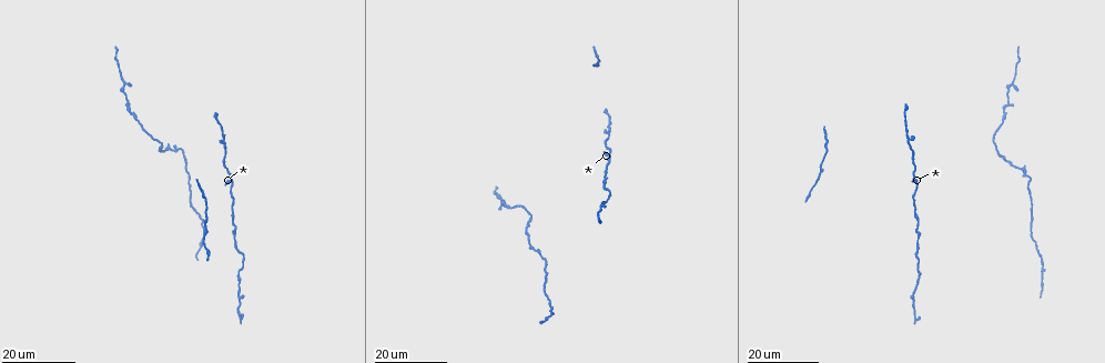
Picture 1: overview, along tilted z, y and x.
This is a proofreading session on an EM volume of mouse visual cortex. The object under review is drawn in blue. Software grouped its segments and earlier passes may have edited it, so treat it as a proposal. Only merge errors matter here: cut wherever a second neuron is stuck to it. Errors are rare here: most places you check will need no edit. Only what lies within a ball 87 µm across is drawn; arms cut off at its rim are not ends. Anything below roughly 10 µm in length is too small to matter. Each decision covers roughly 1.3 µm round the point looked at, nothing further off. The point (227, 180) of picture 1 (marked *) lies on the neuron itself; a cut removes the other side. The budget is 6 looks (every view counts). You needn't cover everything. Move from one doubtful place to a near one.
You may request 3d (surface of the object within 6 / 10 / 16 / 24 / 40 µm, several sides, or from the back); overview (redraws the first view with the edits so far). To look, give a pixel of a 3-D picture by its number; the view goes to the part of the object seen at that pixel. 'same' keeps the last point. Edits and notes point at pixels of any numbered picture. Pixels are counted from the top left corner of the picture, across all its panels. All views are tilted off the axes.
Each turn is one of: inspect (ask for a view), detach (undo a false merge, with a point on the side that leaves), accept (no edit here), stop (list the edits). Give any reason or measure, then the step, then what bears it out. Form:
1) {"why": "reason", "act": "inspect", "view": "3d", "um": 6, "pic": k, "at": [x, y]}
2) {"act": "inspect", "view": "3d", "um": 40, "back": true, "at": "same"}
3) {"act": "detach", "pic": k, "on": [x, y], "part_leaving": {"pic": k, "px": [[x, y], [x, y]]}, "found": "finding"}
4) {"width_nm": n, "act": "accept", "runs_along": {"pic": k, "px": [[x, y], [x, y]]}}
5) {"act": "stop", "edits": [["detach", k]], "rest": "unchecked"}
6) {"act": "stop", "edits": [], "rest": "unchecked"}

{"why": "three-way junction", "act": "inspect", "view": "3d", "um": 16, "pic": 1, "at": [1013, 81]}

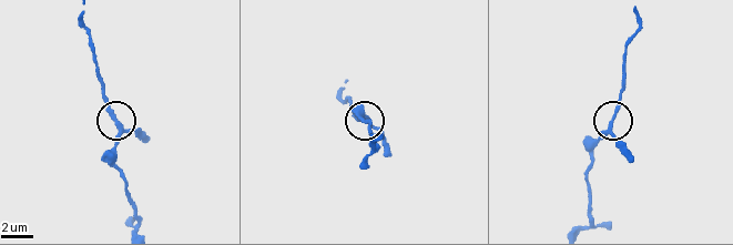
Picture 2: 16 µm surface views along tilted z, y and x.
{"act": "inspect", "view": "3d", "um": 10, "pic": 2, "at": [610, 125]}

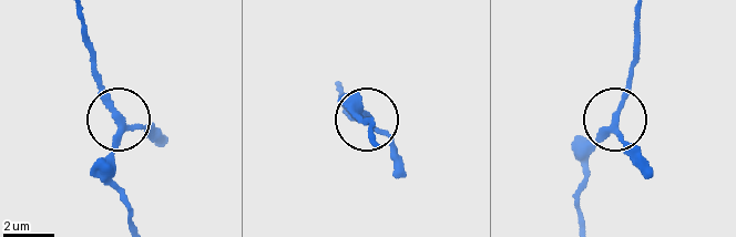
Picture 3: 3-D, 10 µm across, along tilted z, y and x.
{"arms": 3, "act": "accept", "runs_along": {"pic": 3, "px": [[580, 218], [589, 145], [615, 114], [634, 64]]}, "found": "one neuron here"}

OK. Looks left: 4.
{"why": "three-way junction", "act": "inspect", "view": "3d", "um": 16, "pic": 1, "at": [127, 105]}

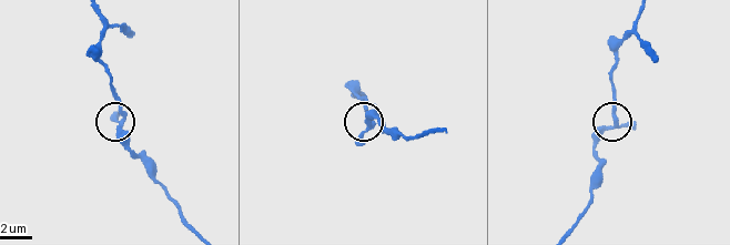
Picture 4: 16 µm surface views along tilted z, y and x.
{"why": "closer look", "act": "inspect", "view": "3d", "um": 10, "pic": 4, "at": [616, 115]}

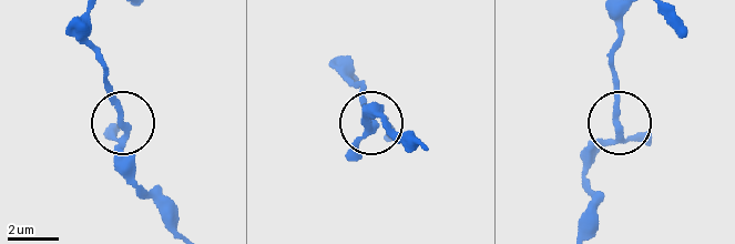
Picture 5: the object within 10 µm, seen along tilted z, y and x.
{"arms": 3, "act": "accept", "found": "continuous, no second neuron"}

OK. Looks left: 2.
{"act": "inspect", "view": "3d", "um": 16, "pic": 1, "at": [529, 214]}

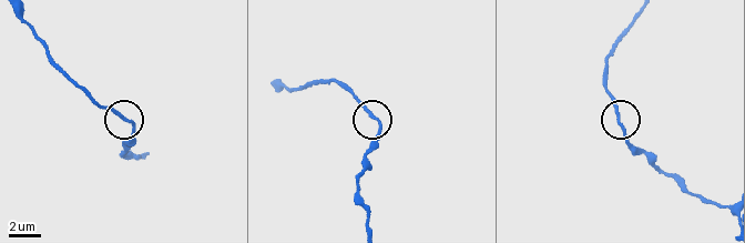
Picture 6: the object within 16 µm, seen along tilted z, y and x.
{"act": "inspect", "view": "3d", "um": 6, "pic": 6, "at": [623, 129]}

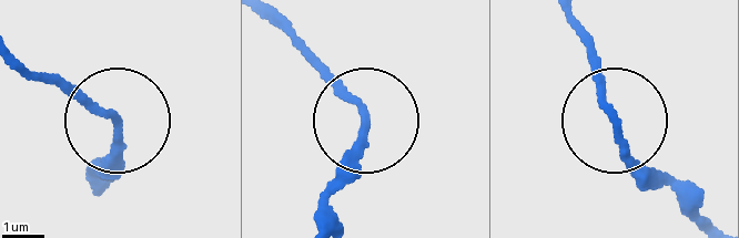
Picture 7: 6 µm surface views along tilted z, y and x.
{"act": "accept", "found": "one neuron here"}

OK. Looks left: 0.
{"act": "stop", "edits": [], "rest": "unchecked"}

